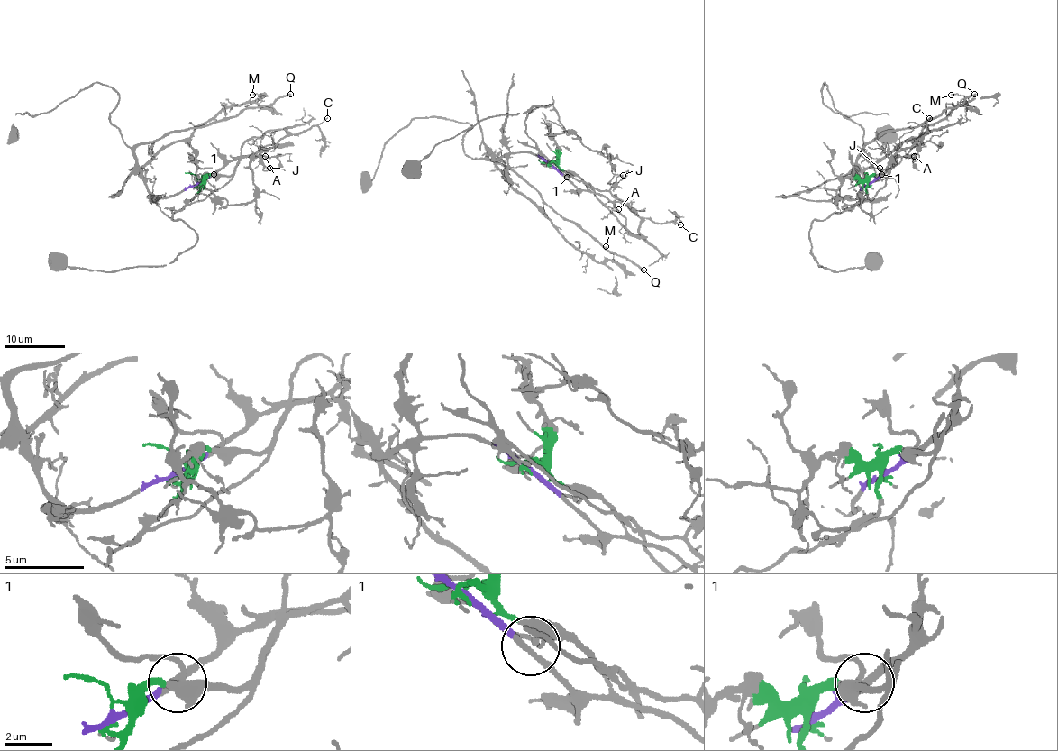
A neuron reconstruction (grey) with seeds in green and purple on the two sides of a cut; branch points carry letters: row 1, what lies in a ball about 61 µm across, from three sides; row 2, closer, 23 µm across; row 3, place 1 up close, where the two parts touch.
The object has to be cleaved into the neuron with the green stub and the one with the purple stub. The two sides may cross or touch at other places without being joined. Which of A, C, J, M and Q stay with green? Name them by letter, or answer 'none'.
C, J

